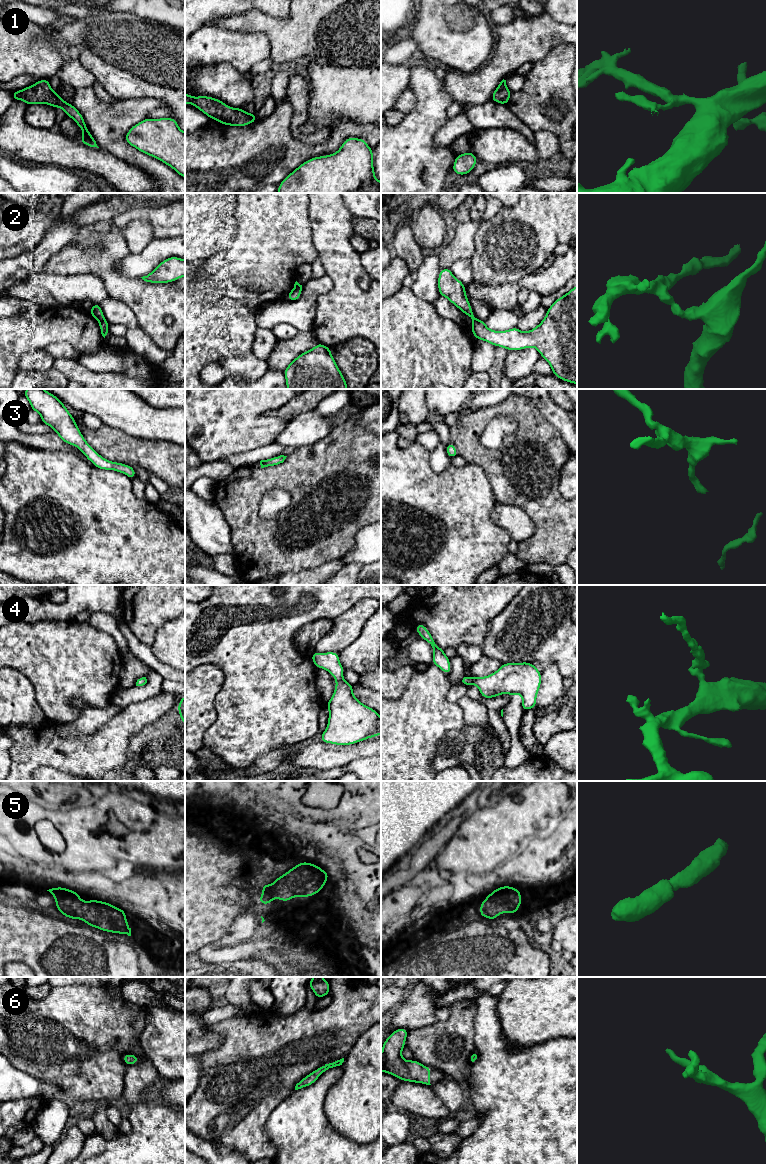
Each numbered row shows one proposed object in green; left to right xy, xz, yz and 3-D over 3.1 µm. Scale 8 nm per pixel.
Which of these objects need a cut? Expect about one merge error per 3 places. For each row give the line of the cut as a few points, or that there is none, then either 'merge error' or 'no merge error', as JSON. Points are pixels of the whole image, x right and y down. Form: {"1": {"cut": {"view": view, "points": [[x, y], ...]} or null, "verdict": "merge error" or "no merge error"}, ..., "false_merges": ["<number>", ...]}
{"1": {"cut": null, "verdict": "no merge error"}, "2": {"cut": {"view": "xy", "points": [[104, 319], [99, 322]]}, "verdict": "merge error"}, "3": {"cut": null, "verdict": "no merge error"}, "4": {"cut": null, "verdict": "no merge error"}, "5": {"cut": null, "verdict": "no merge error"}, "6": {"cut": null, "verdict": "no merge error"}, "false_merges": ["2"]}

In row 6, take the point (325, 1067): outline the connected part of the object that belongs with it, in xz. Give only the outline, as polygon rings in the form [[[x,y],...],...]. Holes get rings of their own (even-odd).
[[[344,1058],[337,1060],[333,1063],[322,1065],[321,1067],[319,1067],[318,1069],[314,1070],[312,1073],[301,1079],[296,1084],[295,1090],[312,1085],[319,1078],[319,1076],[322,1075],[325,1071],[333,1067],[340,1066],[342,1065],[343,1062],[344,1062]]]

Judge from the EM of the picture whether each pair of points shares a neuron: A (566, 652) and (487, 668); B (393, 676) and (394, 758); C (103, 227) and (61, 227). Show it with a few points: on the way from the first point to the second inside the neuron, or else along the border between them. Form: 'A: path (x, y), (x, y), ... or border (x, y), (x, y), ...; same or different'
A: border (482, 654), (496, 659), (501, 664); different
B: border (408, 681), (408, 685), (403, 693), (391, 700); different
C: border (80, 228), (77, 233); different

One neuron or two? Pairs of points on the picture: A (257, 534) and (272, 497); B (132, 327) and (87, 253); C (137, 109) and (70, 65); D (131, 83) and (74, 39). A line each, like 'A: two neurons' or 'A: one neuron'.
A: two neurons
B: two neurons
C: two neurons
D: one neuron

